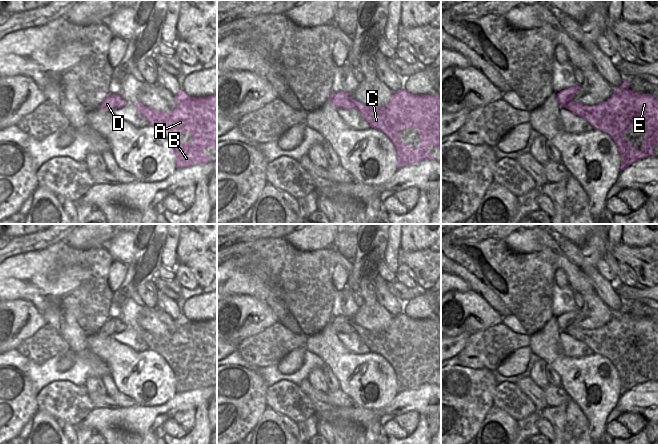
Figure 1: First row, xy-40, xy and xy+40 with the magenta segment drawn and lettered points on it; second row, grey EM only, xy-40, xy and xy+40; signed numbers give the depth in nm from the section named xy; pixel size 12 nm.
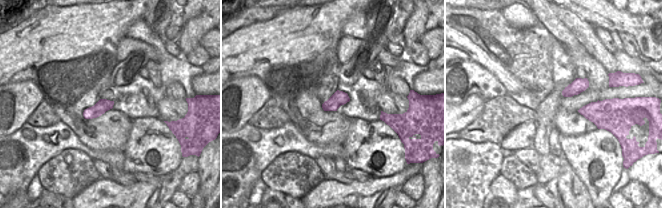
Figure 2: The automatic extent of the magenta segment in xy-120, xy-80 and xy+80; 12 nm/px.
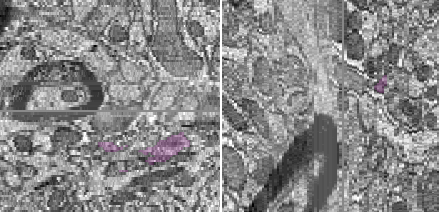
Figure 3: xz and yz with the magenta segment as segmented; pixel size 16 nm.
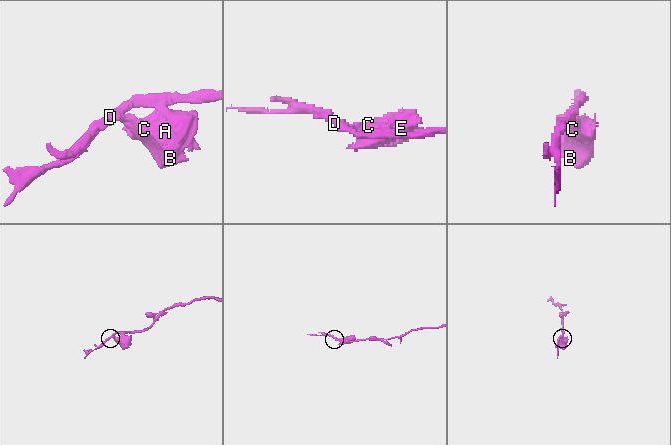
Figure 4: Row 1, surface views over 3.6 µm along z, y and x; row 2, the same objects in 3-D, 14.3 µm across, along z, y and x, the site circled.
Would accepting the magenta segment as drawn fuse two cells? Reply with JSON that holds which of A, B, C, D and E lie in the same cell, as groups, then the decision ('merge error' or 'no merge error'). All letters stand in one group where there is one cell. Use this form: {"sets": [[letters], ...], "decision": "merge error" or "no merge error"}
{"sets": [["A", "B", "C", "E"], ["D"]], "decision": "merge error"}

